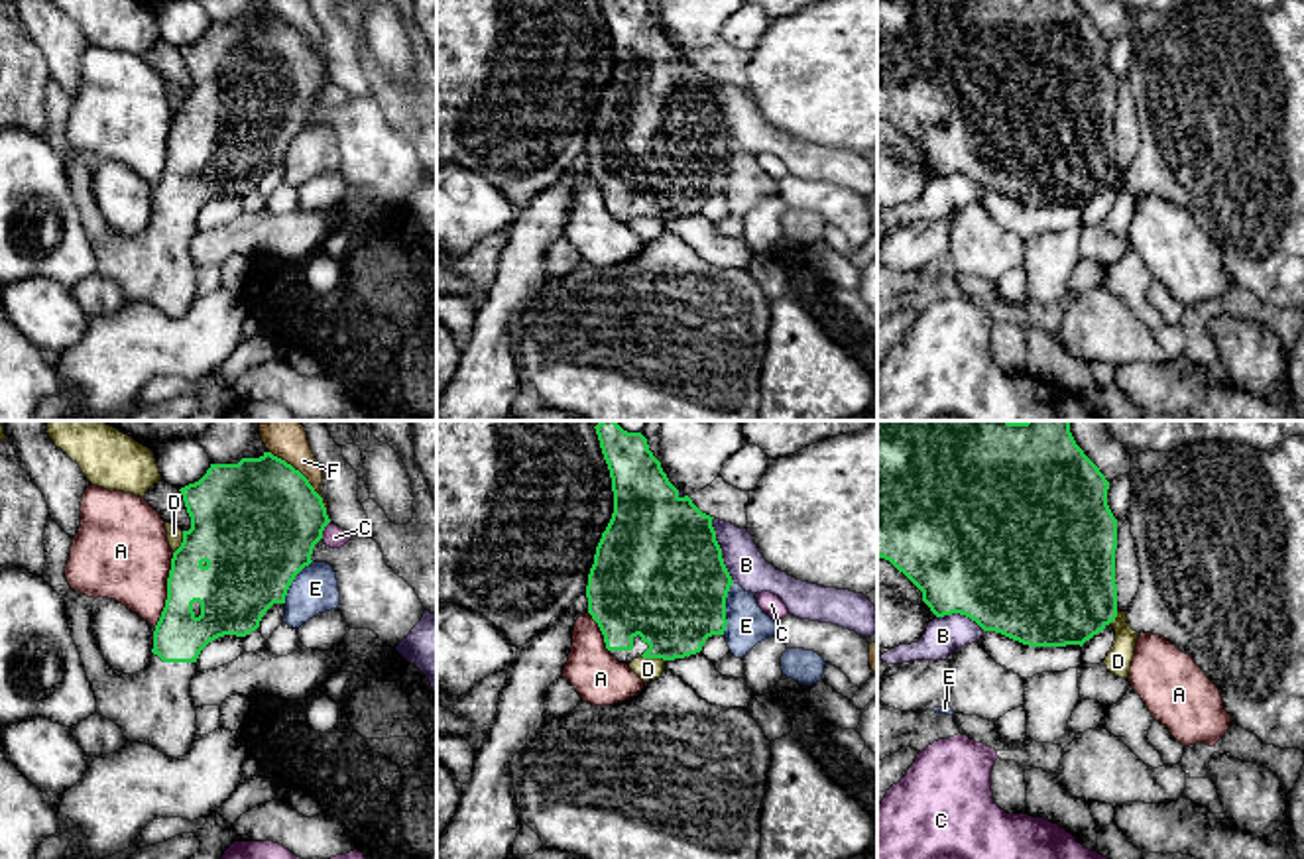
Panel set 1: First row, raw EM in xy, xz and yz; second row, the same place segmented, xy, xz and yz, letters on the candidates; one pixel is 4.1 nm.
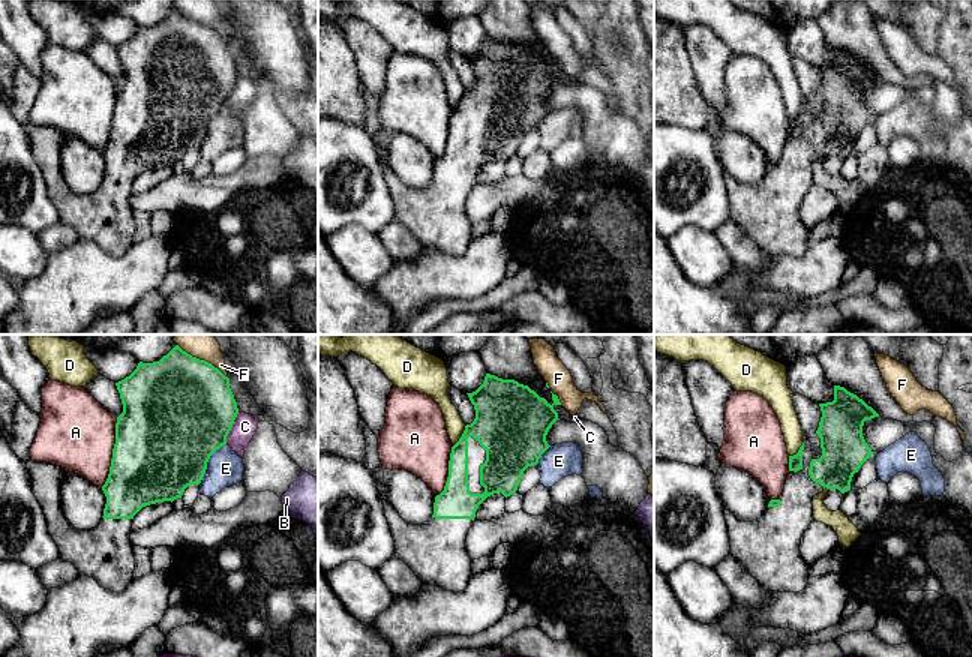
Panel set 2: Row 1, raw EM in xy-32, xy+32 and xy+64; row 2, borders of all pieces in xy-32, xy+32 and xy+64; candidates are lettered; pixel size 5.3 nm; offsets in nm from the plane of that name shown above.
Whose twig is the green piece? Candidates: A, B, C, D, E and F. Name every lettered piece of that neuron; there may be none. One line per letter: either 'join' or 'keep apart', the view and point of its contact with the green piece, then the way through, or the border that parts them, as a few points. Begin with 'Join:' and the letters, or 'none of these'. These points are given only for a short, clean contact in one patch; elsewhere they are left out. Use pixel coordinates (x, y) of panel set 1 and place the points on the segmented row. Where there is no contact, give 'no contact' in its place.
Join: none of these
A: keep apart; contact xy (168, 590)
B: keep apart; contact xz (720, 551)
C: keep apart; contact xy (323, 529); border xy (329, 521), (321, 537)
D: keep apart; contact xz (653, 657)
E: keep apart; contact xz (724, 608)
F: keep apart; contact xy (307, 482)

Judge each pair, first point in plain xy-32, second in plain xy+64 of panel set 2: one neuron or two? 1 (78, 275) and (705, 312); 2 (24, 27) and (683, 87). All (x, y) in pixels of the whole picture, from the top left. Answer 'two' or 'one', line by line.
1: two
2: two

